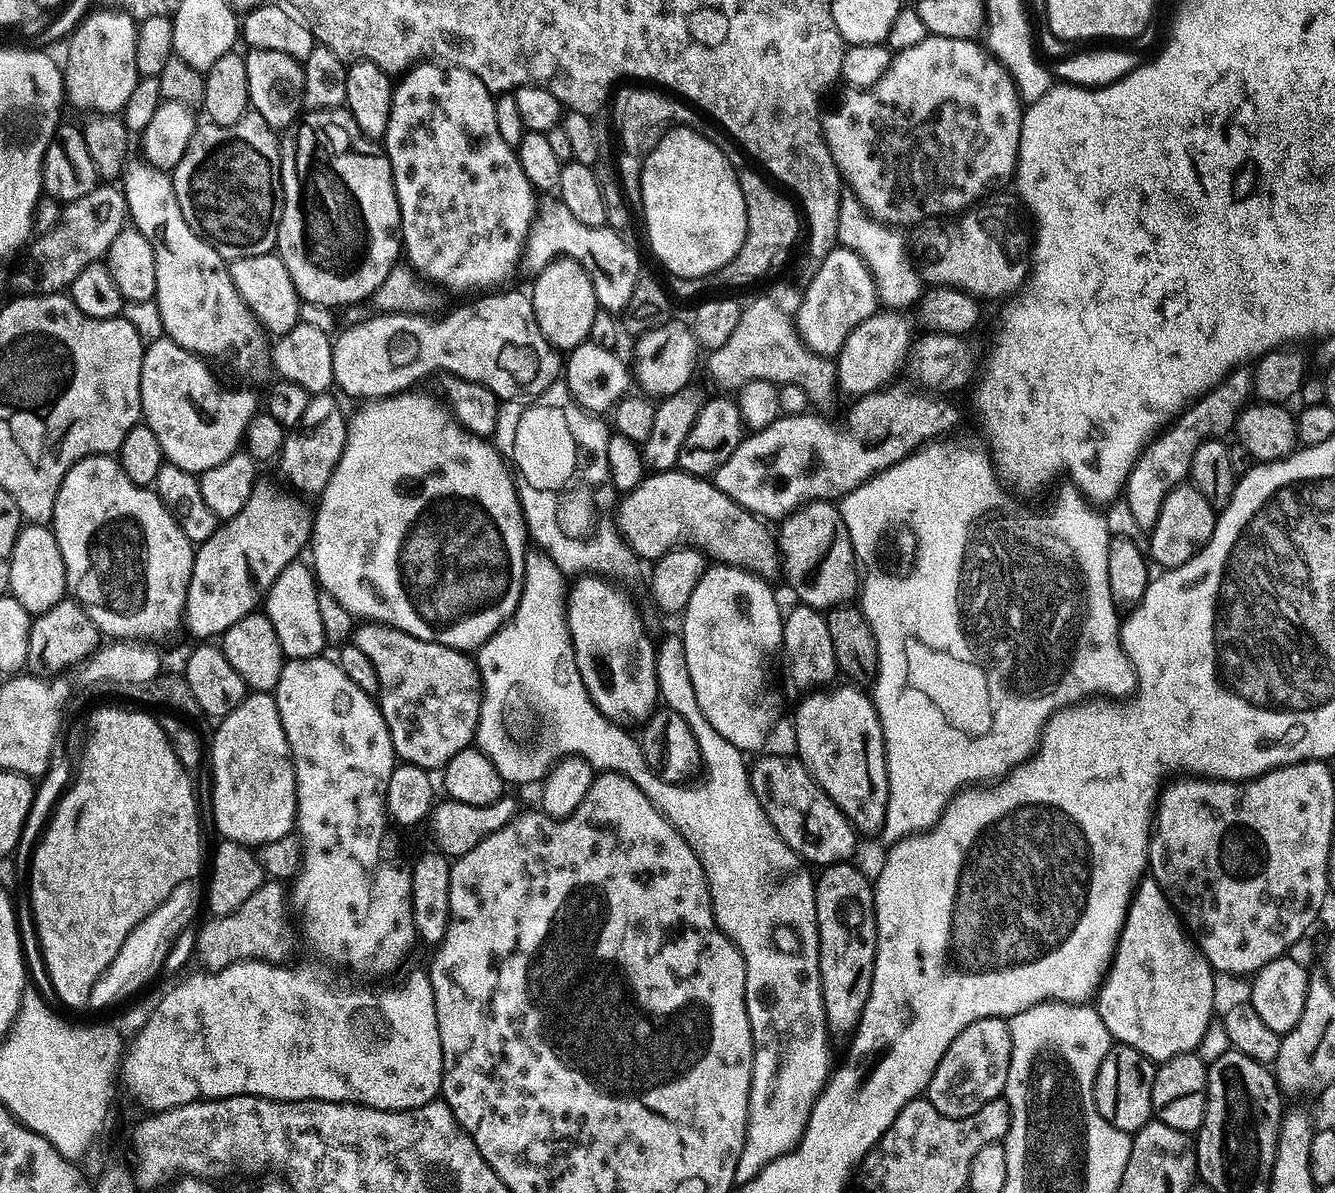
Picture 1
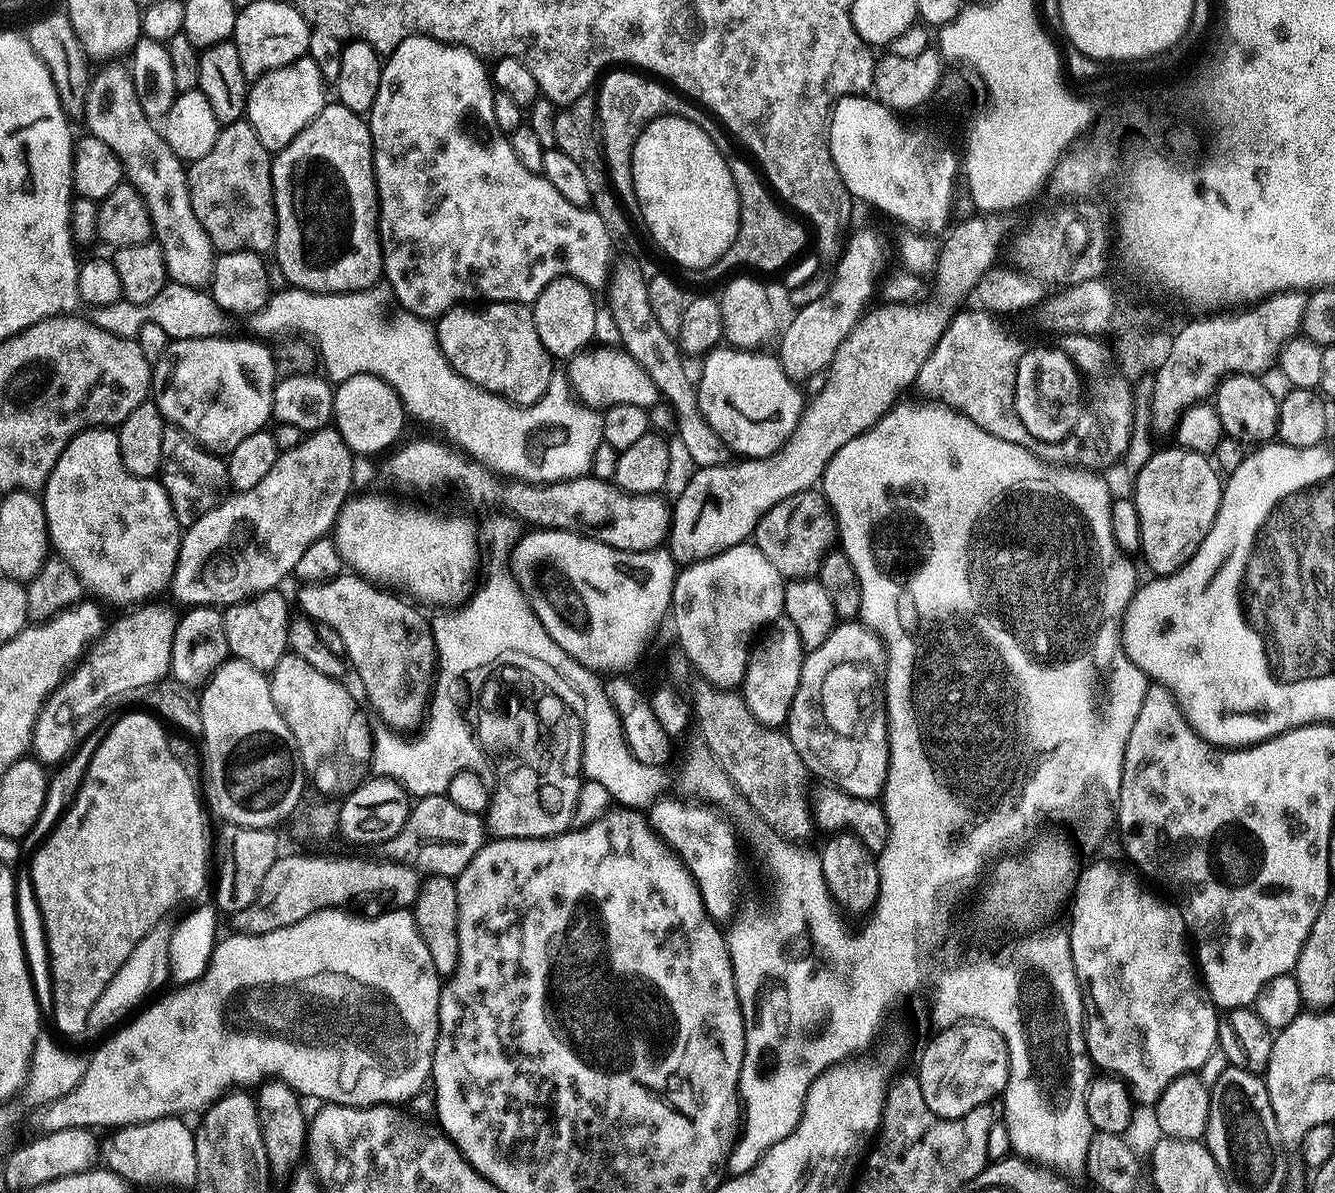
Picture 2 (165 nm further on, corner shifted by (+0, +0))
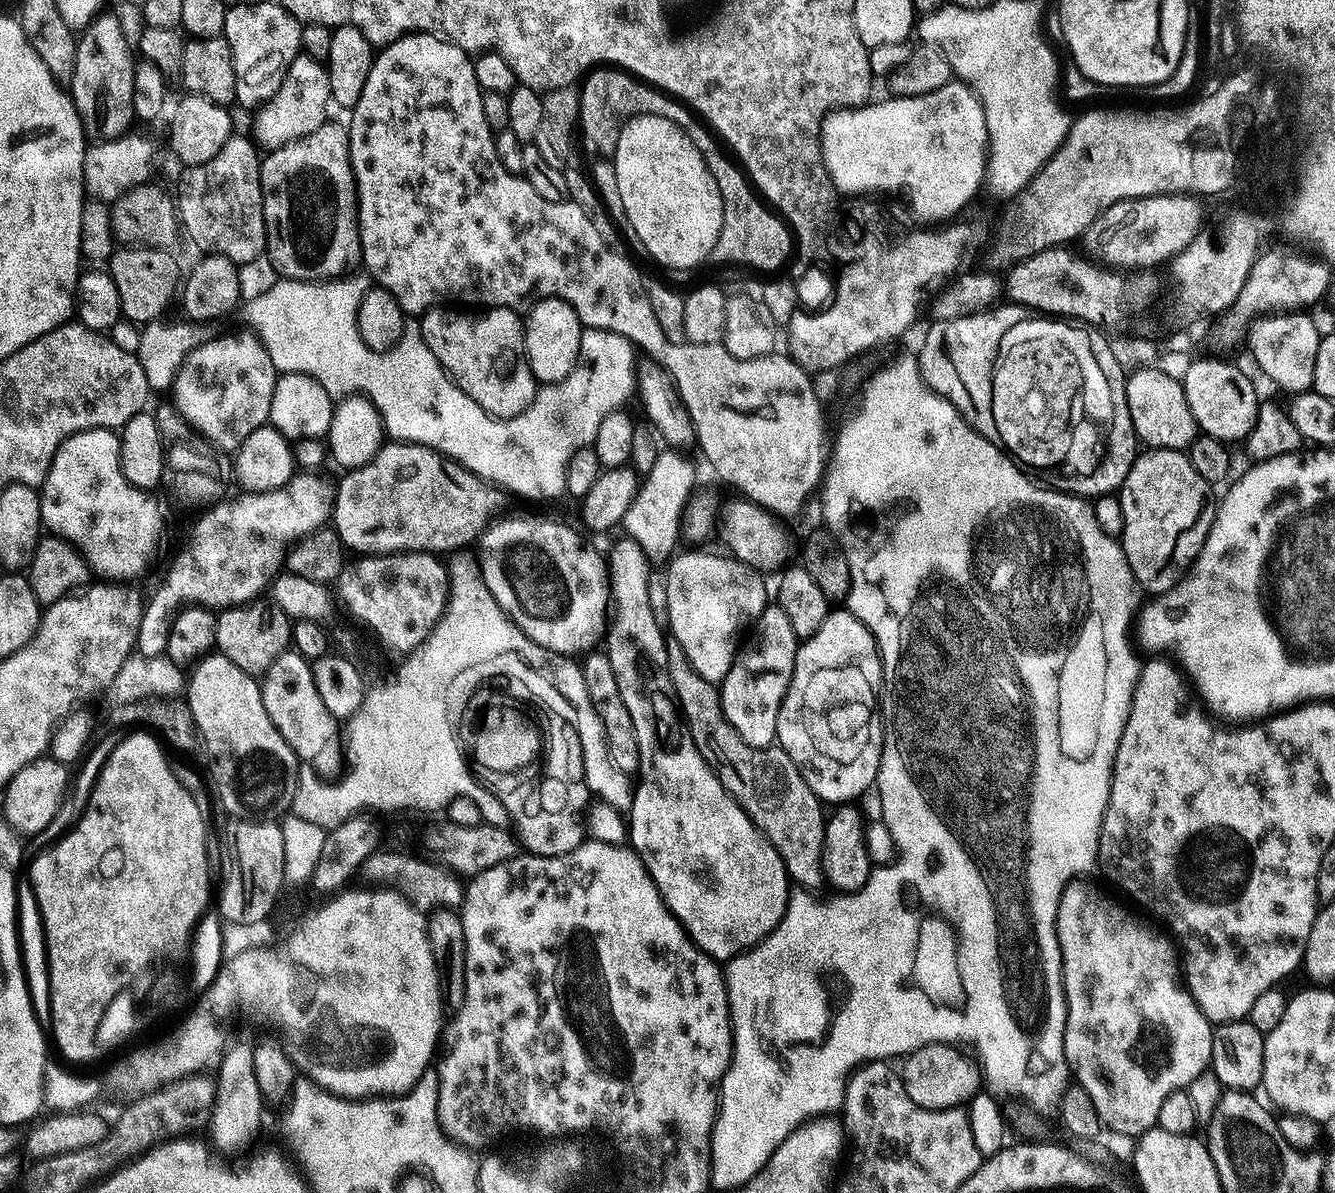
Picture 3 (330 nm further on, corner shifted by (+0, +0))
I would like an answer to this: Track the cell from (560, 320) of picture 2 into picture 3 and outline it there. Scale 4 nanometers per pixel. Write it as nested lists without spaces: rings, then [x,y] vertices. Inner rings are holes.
[[[551,296],[545,300],[539,300],[537,304],[527,309],[524,321],[524,353],[528,355],[528,365],[533,376],[541,385],[556,384],[564,380],[572,372],[579,358],[579,342],[582,325],[574,306],[570,306],[565,300],[559,300]]]

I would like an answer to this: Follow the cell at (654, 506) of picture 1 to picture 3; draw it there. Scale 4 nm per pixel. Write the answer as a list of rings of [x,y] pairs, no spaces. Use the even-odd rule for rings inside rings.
[[[388,442],[378,449],[372,460],[366,462],[360,468],[354,468],[343,473],[344,477],[334,488],[334,499],[332,501],[332,514],[330,517],[331,527],[340,536],[340,542],[345,549],[356,551],[356,554],[395,554],[397,552],[430,552],[433,554],[451,554],[457,550],[469,547],[468,543],[475,541],[480,533],[493,519],[492,514],[500,504],[501,489],[491,485],[480,476],[475,476],[470,470],[466,470],[456,460],[449,460],[441,456],[433,448],[427,448],[421,444],[406,444],[403,442]]]

